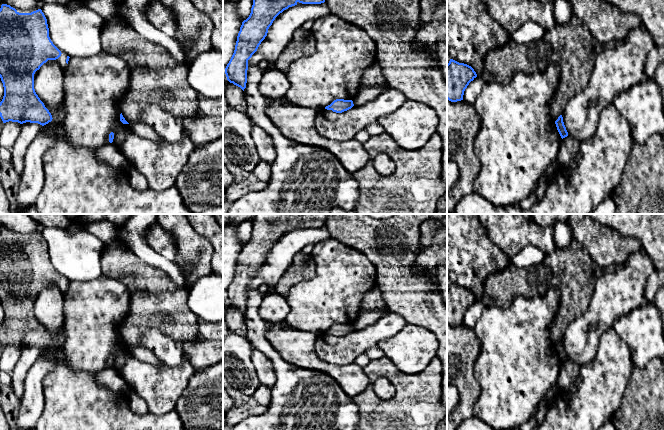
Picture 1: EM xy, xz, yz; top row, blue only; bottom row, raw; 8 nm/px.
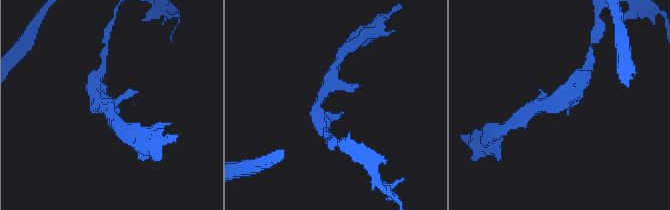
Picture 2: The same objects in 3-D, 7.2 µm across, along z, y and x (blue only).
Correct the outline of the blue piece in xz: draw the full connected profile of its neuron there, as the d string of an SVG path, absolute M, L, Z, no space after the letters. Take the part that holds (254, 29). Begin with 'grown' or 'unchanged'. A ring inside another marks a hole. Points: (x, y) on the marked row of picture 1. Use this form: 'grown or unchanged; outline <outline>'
unchanged; outline M253 0L251 13L249 17L242 22L234 53L225 68L226 77L230 83L233 83L244 91L247 83L248 60L257 51L259 45L267 36L268 29L275 18L289 7L297 5L298 2L302 4L321 4L324 3L325 0Z

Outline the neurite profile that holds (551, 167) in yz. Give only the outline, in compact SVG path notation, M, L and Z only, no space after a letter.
M556 159L555 161L551 162L551 163L547 166L547 168L546 168L545 171L543 172L542 176L540 177L540 180L537 182L537 186L538 186L538 184L540 183L540 181L541 181L542 179L544 179L545 177L551 175L551 174L555 171L557 165L558 165L558 163L557 163L557 159Z

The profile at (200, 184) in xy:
M223 136L192 151L175 186L190 214L201 214L211 206L223 206Z

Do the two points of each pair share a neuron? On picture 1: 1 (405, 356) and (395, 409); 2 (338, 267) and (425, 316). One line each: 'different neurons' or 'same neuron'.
1: different neurons
2: different neurons

